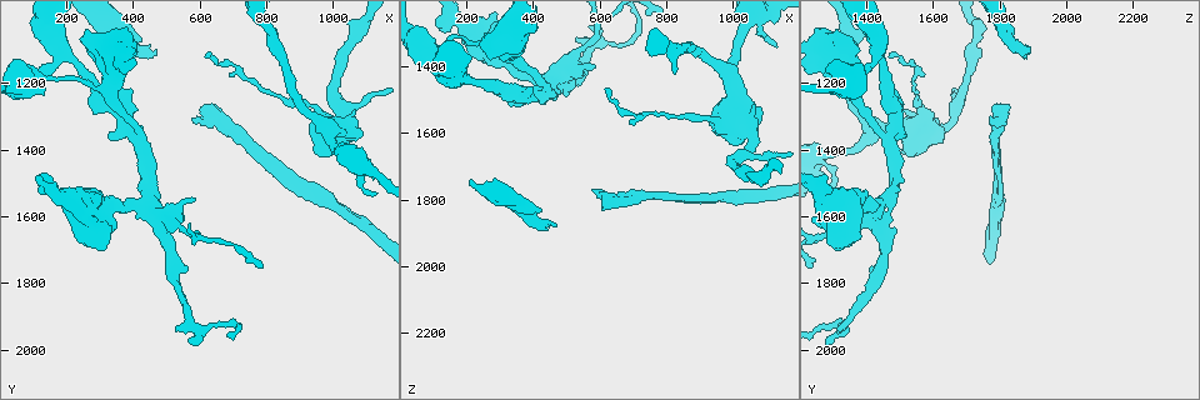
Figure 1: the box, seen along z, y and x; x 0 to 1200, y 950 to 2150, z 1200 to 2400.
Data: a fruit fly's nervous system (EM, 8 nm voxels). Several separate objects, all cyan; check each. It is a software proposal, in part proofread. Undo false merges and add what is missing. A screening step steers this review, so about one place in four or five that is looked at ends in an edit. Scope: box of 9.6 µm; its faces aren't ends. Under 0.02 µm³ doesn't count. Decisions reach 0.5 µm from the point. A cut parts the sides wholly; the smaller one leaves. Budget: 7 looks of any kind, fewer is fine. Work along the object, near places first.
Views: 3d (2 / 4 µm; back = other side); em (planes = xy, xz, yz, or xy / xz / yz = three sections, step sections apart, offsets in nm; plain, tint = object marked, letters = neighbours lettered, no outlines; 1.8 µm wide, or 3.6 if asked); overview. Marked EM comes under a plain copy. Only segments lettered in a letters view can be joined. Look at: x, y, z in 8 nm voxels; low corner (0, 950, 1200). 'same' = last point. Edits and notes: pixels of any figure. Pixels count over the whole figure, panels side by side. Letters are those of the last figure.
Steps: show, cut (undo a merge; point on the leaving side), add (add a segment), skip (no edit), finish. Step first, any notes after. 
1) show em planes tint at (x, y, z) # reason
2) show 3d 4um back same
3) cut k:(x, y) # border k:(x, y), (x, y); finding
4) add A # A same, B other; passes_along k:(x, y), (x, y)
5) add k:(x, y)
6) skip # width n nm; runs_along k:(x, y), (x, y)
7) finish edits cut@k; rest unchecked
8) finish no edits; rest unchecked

show 3d 4um at (470, 1110, 1870) # free end

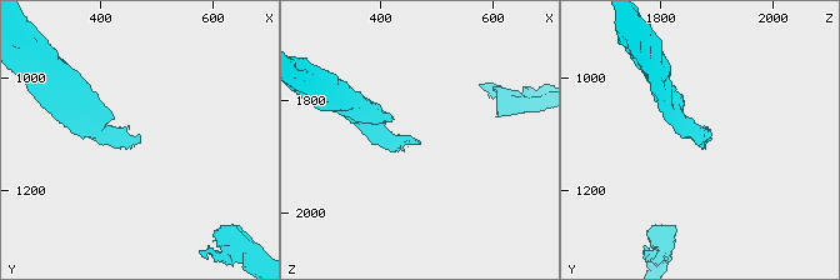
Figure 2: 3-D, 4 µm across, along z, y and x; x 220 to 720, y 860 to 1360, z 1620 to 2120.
show em xz step 4 tint at (460, 1110, 1885)

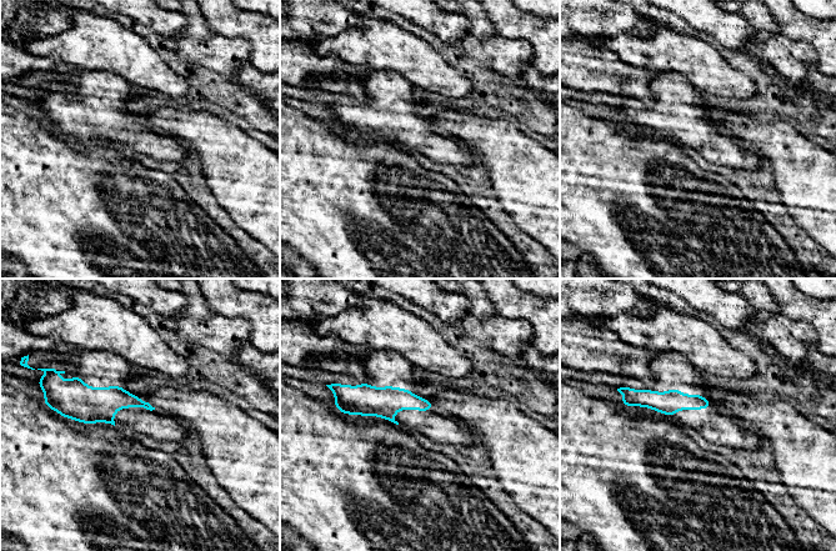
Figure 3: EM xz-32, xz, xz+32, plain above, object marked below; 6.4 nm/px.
show em xy step 8 letters same

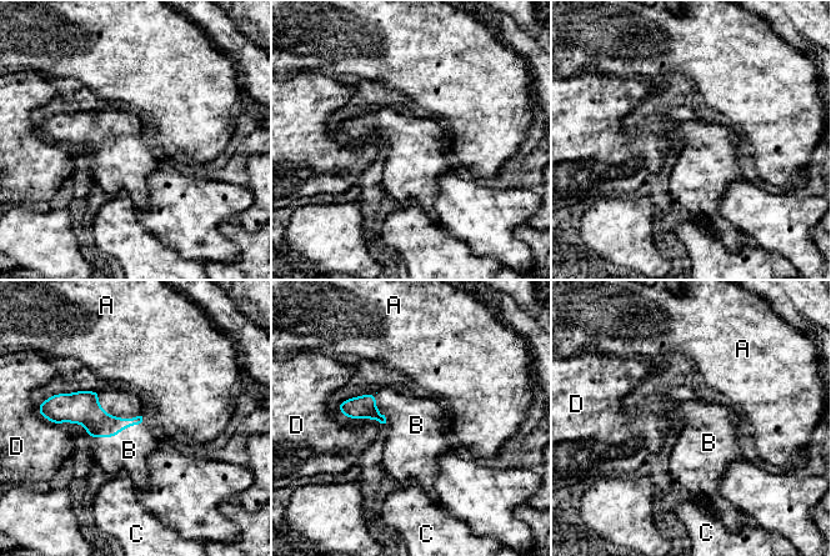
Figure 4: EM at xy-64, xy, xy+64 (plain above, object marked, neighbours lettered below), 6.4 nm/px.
add B # A other, B same, C other, D other; passes_along 4:(81, 407), (119, 417), (129, 450); the neuron continues

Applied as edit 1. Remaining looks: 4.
show overview

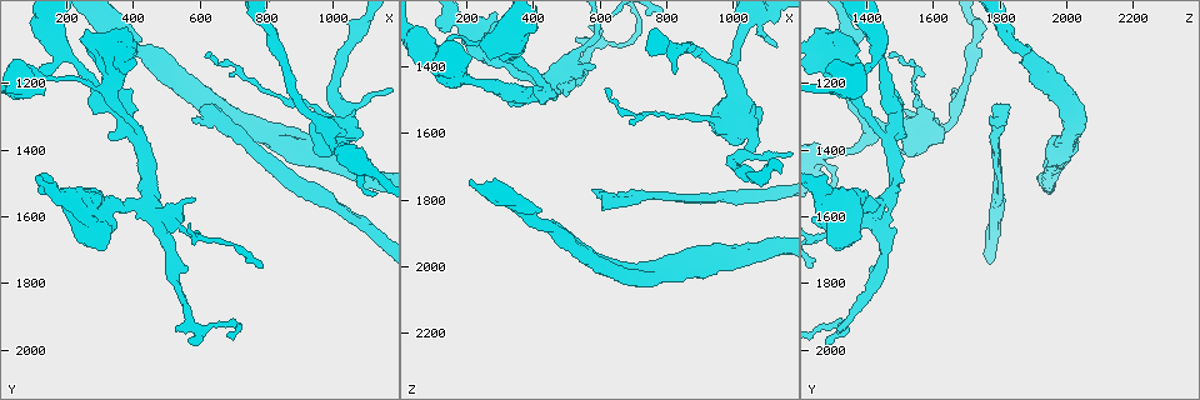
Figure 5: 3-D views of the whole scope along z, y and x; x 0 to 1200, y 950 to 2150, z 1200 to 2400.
show em planes letters at (430, 1400, 1470) # side arm on a straight run

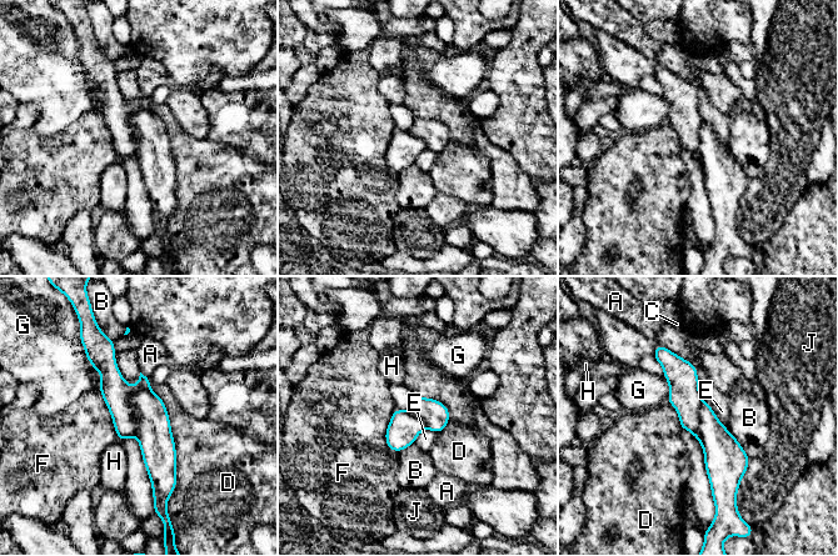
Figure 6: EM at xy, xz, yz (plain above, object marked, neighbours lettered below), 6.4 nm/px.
cut 6:(154, 432) # A other, B other, C other, D other, E other, F other, G other, H other, J other; border 6:(125, 382), (135, 411), (136, 436); a second neuron is stuck on

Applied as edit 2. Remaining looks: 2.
finish edits add@4, cut@6; rest unchecked

